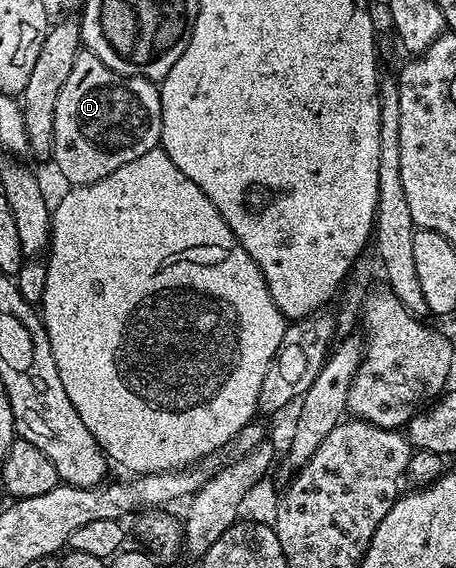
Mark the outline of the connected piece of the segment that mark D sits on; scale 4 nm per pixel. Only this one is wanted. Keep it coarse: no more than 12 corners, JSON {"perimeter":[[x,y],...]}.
{"perimeter":[[81,50],[50,159],[92,184],[160,147],[156,81]]}

